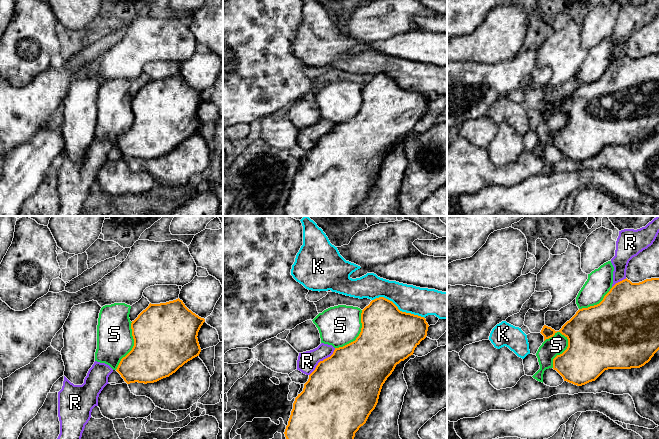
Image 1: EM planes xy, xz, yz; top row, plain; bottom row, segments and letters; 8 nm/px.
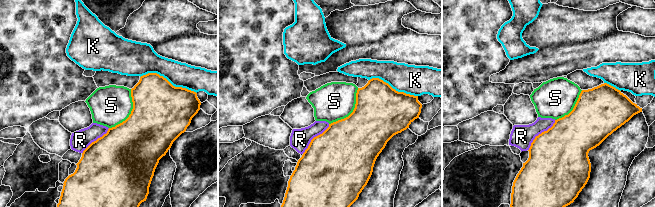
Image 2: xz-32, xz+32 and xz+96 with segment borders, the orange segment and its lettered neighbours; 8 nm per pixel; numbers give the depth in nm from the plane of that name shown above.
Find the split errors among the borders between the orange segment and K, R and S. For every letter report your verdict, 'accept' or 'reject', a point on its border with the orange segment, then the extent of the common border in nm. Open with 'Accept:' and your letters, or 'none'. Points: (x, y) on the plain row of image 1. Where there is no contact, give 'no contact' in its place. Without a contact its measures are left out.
Accept: none
K: reject; contact xz (397, 84); length 460 nm
R: reject; contact xz (321, 137); length 300 nm
S: reject; contact yz (565, 126); length 300 nm

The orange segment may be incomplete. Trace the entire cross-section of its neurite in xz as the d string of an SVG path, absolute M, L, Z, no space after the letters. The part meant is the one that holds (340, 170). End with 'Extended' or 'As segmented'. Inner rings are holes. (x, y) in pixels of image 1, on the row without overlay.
M384 73L372 76L370 80L362 86L361 99L361 108L356 116L343 123L335 124L333 130L323 137L320 137L315 146L309 151L308 157L304 160L303 167L298 170L293 179L293 185L284 208L287 216L354 216L355 209L366 199L369 191L375 185L383 160L392 150L397 140L413 131L415 124L426 114L429 103L424 93L402 88L392 77Z. As segmented

